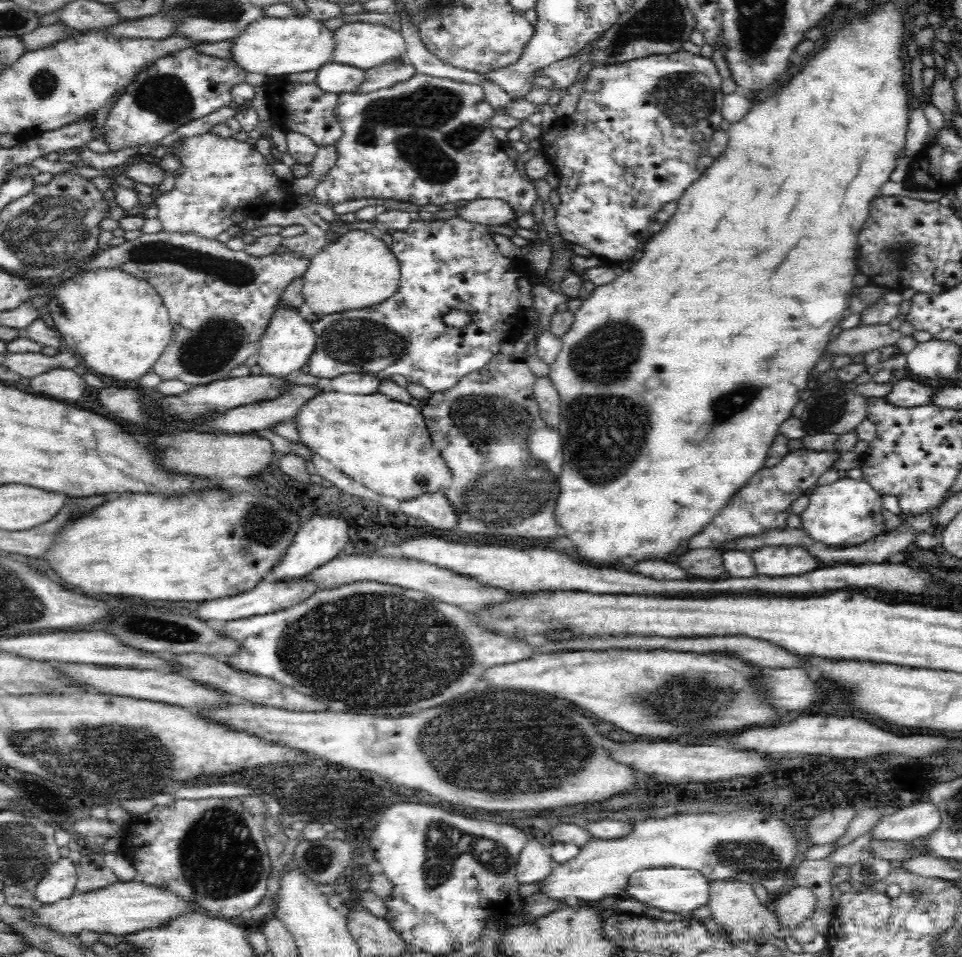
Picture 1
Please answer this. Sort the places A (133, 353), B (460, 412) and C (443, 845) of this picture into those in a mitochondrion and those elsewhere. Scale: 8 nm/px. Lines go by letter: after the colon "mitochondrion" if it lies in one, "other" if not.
A: other
B: mitochondrion
C: mitochondrion

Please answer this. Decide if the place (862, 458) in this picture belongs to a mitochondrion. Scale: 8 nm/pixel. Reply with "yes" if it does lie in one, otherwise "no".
no

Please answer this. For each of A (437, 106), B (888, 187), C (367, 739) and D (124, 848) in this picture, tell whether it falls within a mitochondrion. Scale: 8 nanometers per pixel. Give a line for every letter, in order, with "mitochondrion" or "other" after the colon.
A: mitochondrion
B: other
C: other
D: other

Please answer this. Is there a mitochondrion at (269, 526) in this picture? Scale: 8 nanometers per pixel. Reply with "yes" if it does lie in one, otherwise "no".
yes

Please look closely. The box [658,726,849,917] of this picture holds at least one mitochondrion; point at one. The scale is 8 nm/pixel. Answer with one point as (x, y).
(759, 859)

